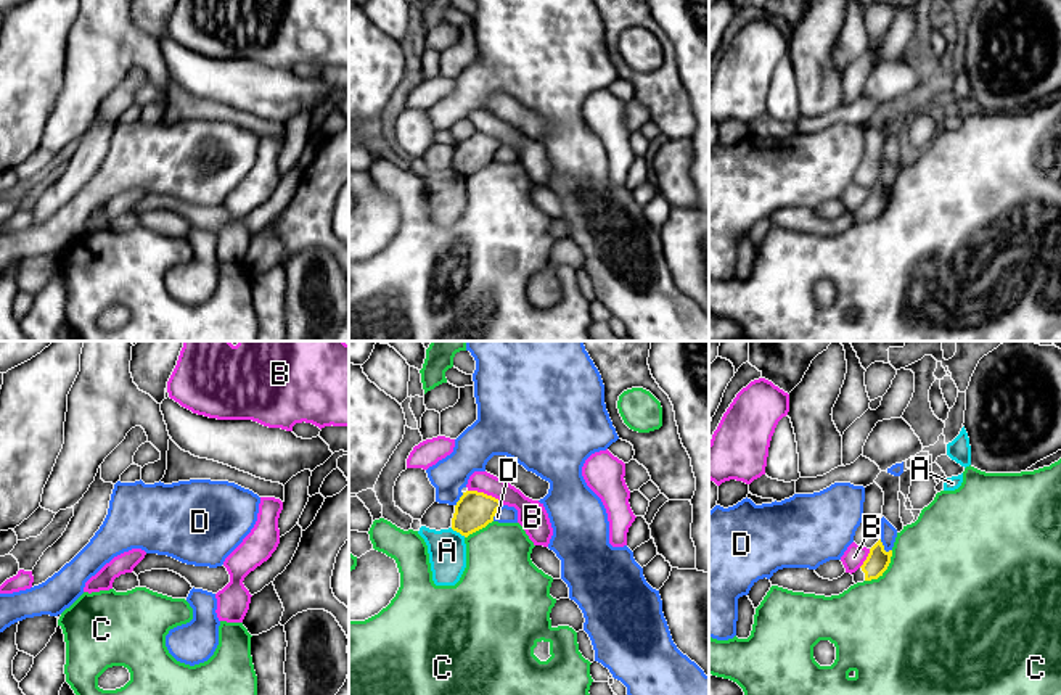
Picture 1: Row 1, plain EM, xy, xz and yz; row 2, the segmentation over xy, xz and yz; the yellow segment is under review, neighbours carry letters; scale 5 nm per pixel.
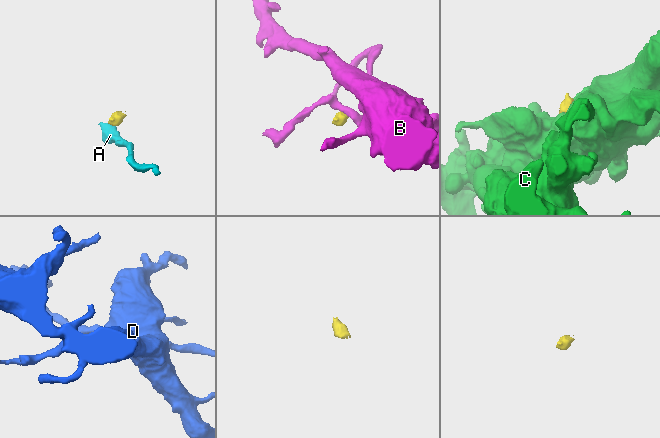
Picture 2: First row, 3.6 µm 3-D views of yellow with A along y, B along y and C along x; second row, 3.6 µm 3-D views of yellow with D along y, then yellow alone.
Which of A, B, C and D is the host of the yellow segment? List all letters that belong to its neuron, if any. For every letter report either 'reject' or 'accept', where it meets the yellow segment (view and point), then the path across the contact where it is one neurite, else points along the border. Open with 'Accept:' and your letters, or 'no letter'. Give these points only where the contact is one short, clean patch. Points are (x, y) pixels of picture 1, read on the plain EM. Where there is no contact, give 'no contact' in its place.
Accept: no letter
A: reject; meets yellow in xz at (458, 171); border along xz (450, 168), (465, 176)
B: reject; meets yellow in xz at (486, 134); border along xz (468, 129), (491, 134), (502, 143)
C: reject; meets yellow in yz at (884, 209); border along yz (893, 190), (889, 205), (876, 217), (865, 221)
D: reject; meets yellow in yz at (883, 187); border along yz (880, 179), (883, 187), (891, 190)

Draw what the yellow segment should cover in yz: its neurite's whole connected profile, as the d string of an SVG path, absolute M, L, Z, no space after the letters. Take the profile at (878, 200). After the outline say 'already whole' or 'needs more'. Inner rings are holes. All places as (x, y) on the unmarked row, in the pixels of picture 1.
M881 179L870 188L863 204L852 212L854 222L878 219L891 203L892 190L886 191Z | needs more

